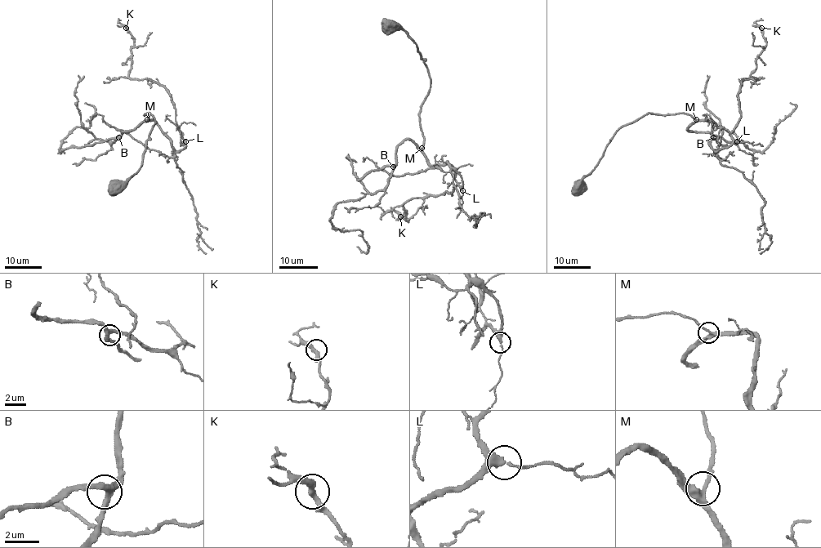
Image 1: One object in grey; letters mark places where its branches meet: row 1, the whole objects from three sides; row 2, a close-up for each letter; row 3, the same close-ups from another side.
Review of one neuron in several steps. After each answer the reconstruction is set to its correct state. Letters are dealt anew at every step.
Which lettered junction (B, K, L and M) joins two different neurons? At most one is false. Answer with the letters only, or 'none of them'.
none of them

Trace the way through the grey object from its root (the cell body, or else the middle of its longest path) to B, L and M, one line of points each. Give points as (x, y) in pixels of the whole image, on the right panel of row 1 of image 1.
B: (580, 188), (613, 134), (649, 113), (689, 113), (696, 120), (689, 131), (713, 137)
L: (580, 188), (613, 134), (649, 113), (684, 113), (698, 120), (711, 120), (711, 146), (716, 151), (737, 141)
M: (580, 188), (582, 189), (582, 180), (594, 168), (606, 144), (620, 127), (649, 113), (684, 113), (696, 119)

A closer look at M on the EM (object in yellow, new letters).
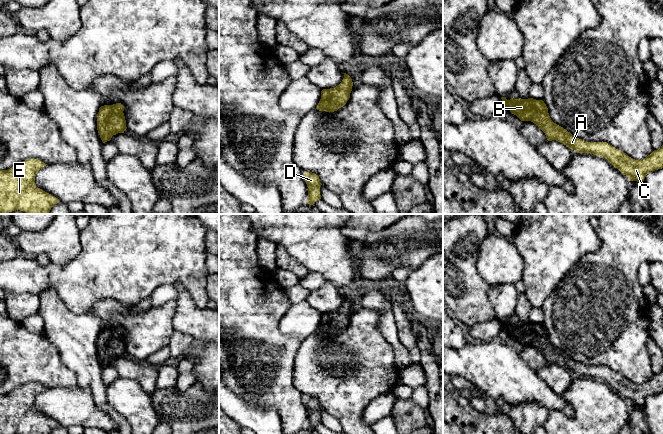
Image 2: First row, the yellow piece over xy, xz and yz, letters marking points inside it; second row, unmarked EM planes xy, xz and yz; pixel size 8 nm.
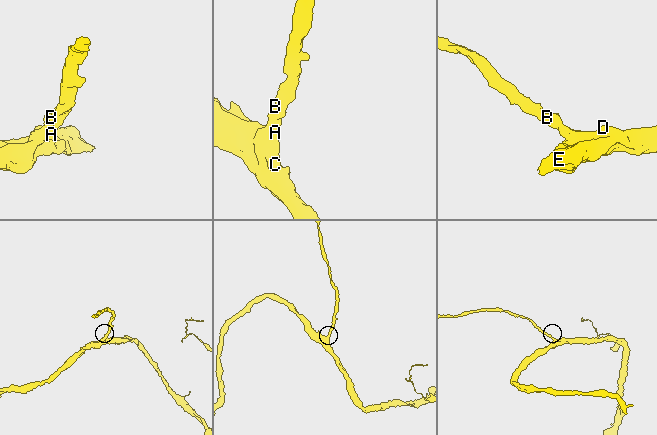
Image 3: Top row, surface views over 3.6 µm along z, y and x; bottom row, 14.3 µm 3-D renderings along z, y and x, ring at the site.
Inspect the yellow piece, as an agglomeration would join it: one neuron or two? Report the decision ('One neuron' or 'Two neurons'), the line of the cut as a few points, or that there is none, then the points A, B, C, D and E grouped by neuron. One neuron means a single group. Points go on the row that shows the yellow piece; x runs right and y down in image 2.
One neuron. No split. Groups: A B C D E

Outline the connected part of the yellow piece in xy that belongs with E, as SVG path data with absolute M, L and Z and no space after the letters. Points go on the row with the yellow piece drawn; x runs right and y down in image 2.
M31 158L8 170L0 170L0 214L16 210L26 214L49 214L51 208L60 200L38 188L34 182L37 172L46 165L38 159Z

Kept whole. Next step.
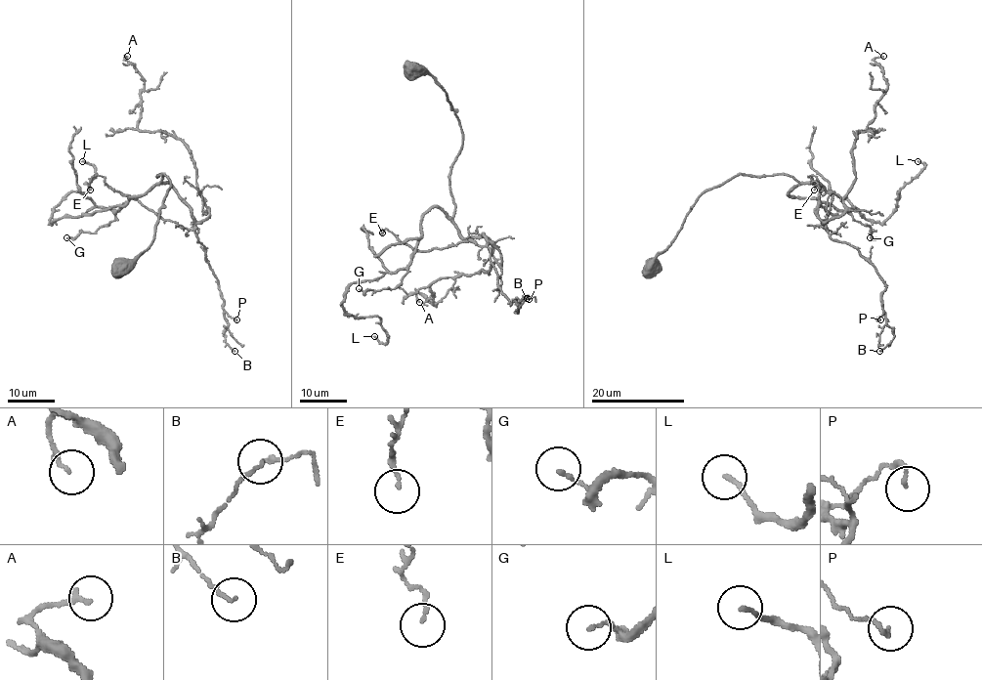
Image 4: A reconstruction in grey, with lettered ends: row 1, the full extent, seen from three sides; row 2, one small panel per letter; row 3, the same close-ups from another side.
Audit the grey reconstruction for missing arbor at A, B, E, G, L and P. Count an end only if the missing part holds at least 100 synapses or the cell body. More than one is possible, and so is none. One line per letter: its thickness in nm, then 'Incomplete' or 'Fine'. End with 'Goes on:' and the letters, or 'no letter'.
A: Thickness 160 nm. Fine
B: Thickness 90 nm. Fine
E: Thickness 100 nm. Fine
G: Thickness 110 nm. Fine
L: Thickness 130 nm. Fine
P: Thickness 100 nm. Fine
Goes on: no letter

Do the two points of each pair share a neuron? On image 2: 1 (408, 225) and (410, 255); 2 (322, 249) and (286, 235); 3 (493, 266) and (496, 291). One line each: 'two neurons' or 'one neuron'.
1: one neuron
2: one neuron
3: two neurons

